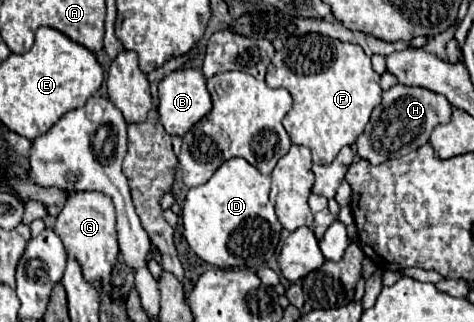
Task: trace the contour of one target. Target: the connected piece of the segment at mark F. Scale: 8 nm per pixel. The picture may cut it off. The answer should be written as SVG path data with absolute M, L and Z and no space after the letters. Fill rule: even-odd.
M309 33L305 37L291 37L285 41L283 49L275 53L269 63L265 81L269 87L285 87L293 97L293 107L283 119L291 141L295 145L305 145L313 153L313 163L329 165L345 145L353 145L369 123L371 111L381 103L379 75L371 67L371 59L355 43L333 41L325 35Z

